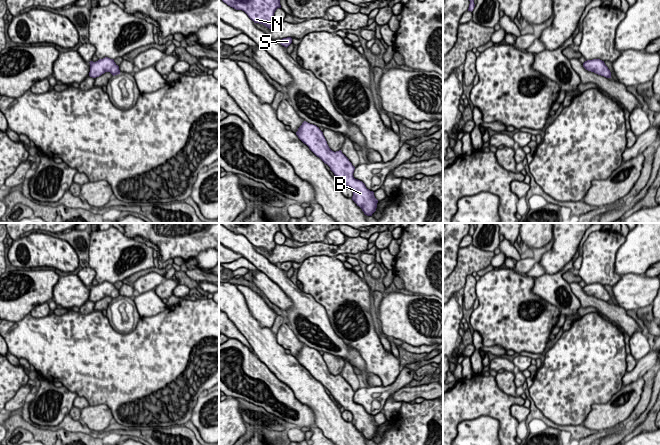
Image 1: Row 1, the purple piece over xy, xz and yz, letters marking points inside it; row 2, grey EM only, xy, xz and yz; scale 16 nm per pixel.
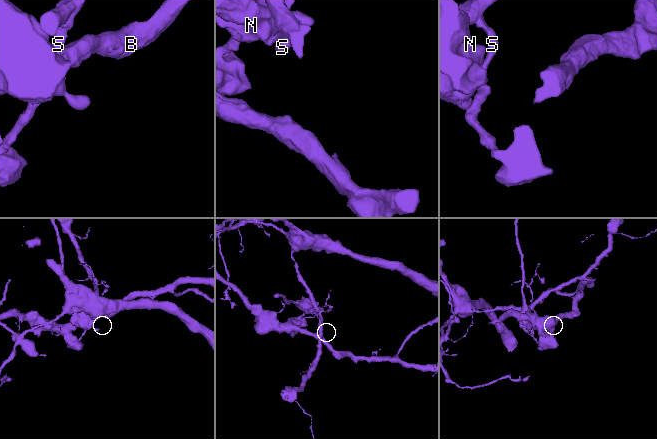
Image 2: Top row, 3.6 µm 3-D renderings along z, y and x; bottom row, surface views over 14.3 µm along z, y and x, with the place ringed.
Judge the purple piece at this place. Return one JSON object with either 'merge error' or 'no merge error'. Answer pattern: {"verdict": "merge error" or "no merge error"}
{"verdict": "merge error"}

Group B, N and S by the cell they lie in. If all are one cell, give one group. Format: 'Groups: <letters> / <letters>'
Groups: B / N S

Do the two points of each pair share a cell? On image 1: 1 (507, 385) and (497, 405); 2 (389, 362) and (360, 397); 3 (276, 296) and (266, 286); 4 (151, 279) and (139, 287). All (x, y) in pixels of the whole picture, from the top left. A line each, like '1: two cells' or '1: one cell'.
1: two cells
2: two cells
3: one cell
4: one cell

